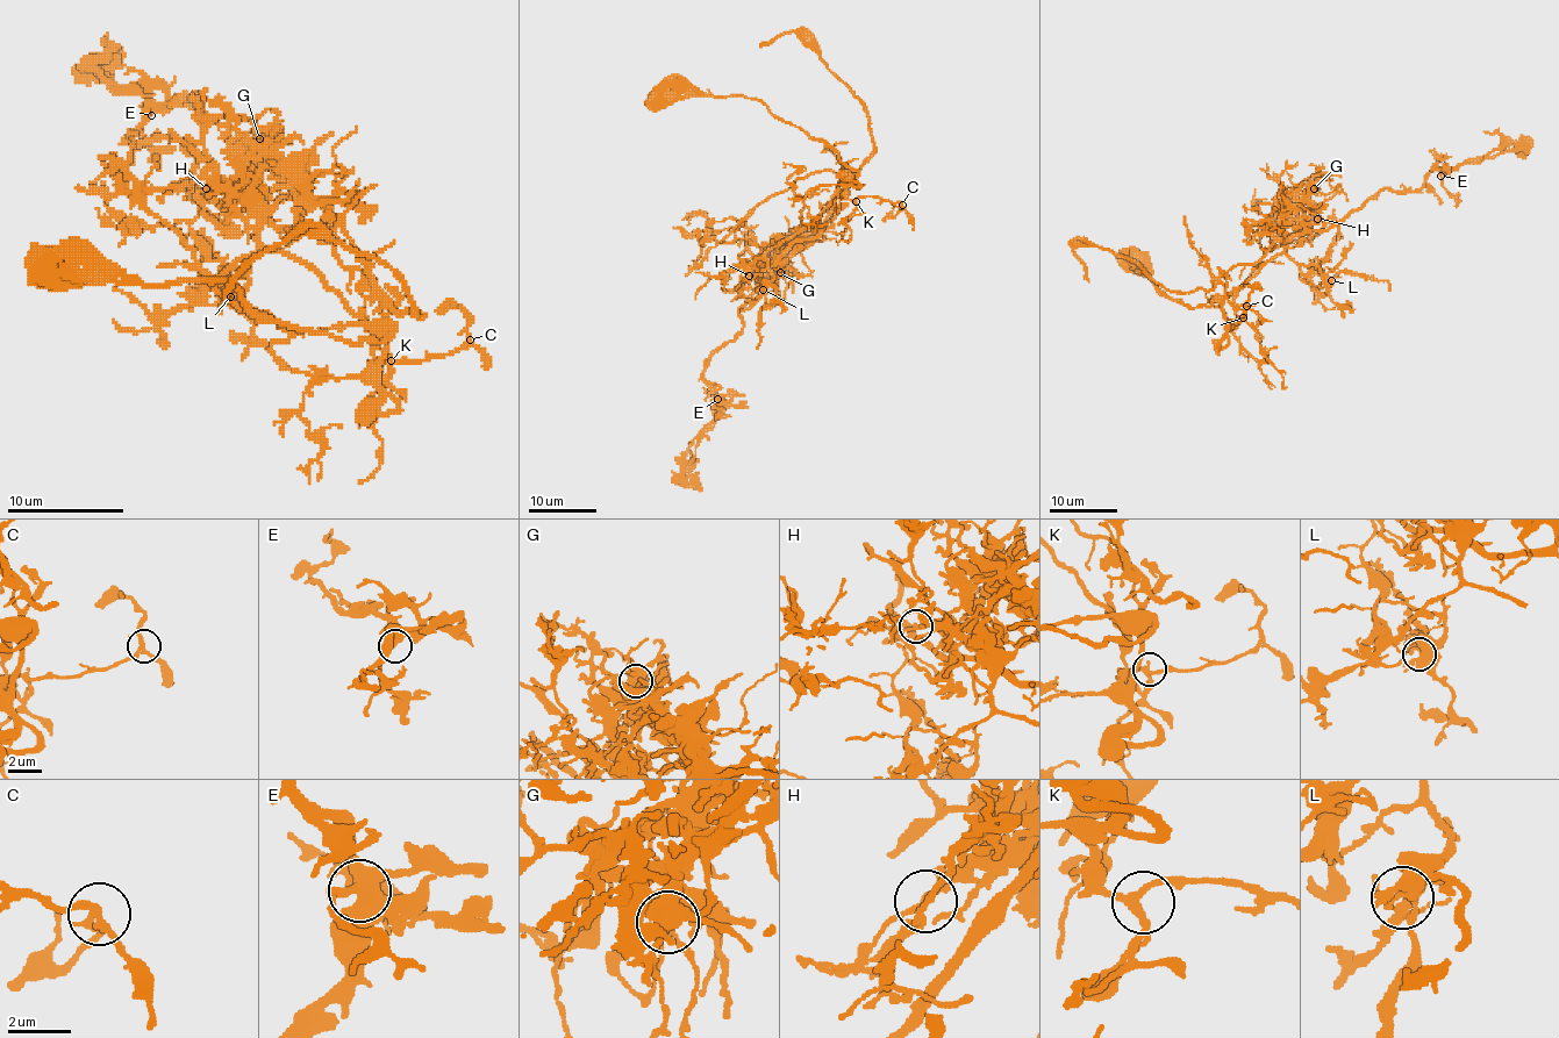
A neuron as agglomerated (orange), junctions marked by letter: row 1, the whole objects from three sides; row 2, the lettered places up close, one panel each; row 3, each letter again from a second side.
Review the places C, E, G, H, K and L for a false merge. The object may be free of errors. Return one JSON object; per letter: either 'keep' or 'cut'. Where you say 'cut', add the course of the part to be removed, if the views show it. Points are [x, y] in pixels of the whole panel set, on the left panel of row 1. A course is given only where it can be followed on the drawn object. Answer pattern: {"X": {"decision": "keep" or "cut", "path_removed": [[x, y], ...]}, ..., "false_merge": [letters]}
{"C": {"decision": "keep"}, "E": {"decision": "keep"}, "G": {"decision": "keep"}, "H": {"decision": "cut", "path_removed": [[207, 187], [323, 212], [224, 212], [178, 138], [128, 138], [151, 104], [101, 71], [124, 54]]}, "K": {"decision": "keep"}, "L": {"decision": "keep"}, "false_merge": ["H"]}

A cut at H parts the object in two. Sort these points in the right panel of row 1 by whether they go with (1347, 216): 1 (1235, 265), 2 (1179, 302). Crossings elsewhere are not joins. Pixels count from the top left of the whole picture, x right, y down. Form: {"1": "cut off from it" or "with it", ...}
{"1": "with it", "2": "cut off from it"}

